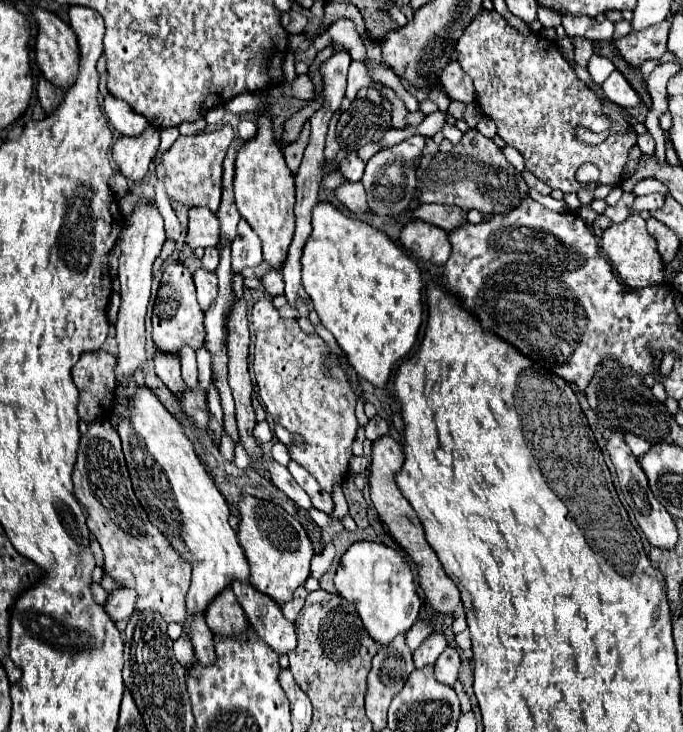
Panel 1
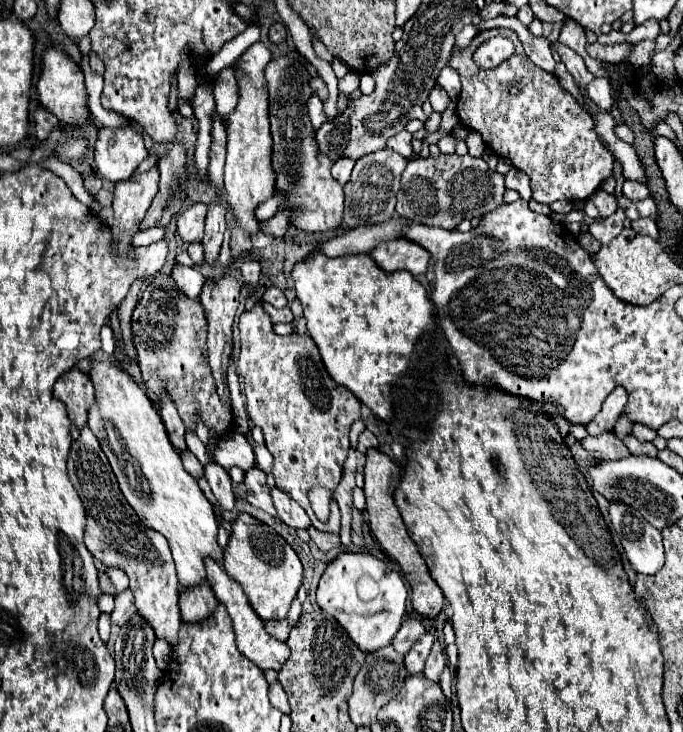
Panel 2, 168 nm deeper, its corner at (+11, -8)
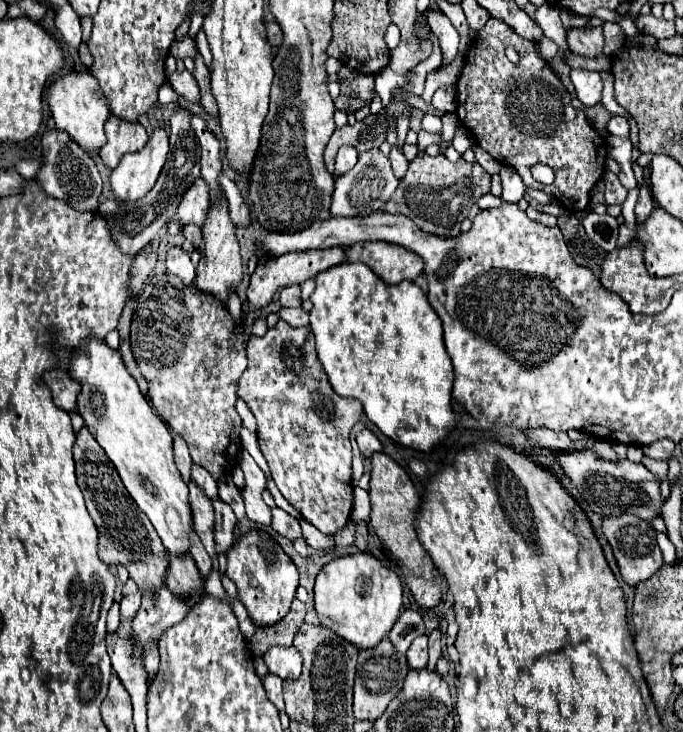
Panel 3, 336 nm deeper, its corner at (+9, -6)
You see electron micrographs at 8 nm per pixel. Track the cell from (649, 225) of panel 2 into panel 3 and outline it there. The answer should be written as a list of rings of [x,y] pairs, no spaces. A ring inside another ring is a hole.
[[[642,179],[640,181],[640,193],[638,193],[638,201],[636,201],[636,219],[638,223],[642,223],[646,219],[646,215],[650,215],[652,211],[652,193],[650,193],[650,187],[648,183]]]

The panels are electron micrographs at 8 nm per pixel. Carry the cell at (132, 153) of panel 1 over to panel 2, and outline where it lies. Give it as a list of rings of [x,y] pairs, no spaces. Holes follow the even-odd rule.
[[[130,125],[124,129],[100,129],[94,147],[96,171],[108,181],[130,179],[136,167],[148,157],[144,139]]]

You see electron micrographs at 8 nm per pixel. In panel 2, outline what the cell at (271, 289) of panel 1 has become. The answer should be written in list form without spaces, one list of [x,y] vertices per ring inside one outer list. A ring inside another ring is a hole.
[[[268,287],[266,293],[264,293],[264,297],[262,297],[262,301],[268,301],[274,307],[284,307],[288,303],[286,295],[278,287]]]

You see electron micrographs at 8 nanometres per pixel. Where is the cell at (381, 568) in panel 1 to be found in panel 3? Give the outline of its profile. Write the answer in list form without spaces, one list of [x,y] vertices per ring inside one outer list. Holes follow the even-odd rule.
[[[356,553],[356,555],[348,555],[348,557],[338,557],[334,561],[330,561],[328,565],[324,565],[316,577],[316,585],[314,585],[314,607],[320,619],[320,625],[334,631],[336,635],[340,635],[342,639],[354,643],[358,649],[368,649],[368,647],[376,647],[392,629],[392,625],[396,623],[398,615],[400,615],[400,607],[402,607],[402,583],[400,577],[394,573],[384,573],[382,565],[378,559],[374,559],[372,555],[366,553]],[[360,577],[368,577],[370,579],[370,589],[366,593],[358,591],[358,579]]]

